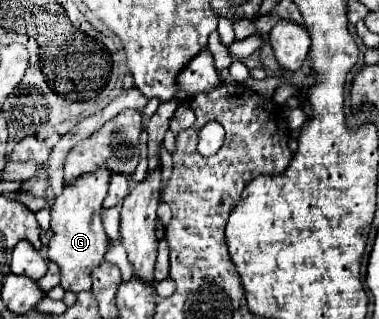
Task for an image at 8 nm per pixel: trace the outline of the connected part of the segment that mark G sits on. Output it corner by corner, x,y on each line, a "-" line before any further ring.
97,169
93,173
79,175
75,181
63,187
63,193
55,197
51,205
51,229
55,235
49,241
47,257
59,265
61,287
65,291
91,291
91,273
103,261
105,251
109,249
109,237
99,217
109,181
109,169

